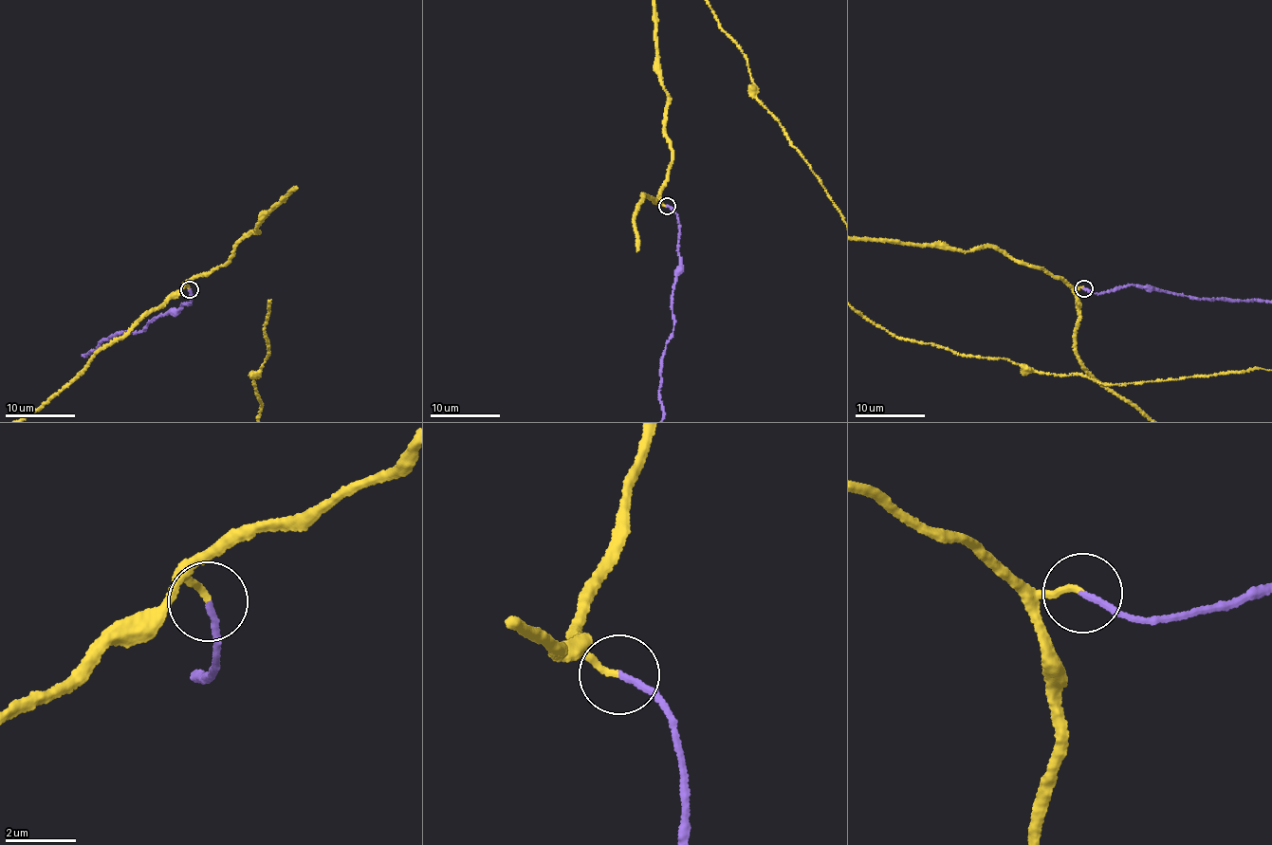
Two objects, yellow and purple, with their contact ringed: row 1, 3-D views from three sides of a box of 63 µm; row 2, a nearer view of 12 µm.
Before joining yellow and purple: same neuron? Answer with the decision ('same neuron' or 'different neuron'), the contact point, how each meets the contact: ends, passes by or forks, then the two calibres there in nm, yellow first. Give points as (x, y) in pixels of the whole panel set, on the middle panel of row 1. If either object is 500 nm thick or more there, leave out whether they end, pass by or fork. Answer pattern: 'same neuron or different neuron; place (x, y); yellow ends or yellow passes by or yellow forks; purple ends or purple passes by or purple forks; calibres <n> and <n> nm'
same neuron; place (667, 206); yellow ends; purple ends; calibres 160 and 170 nm

